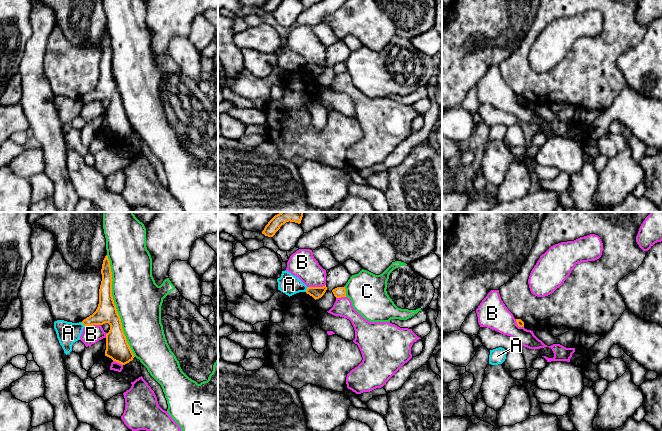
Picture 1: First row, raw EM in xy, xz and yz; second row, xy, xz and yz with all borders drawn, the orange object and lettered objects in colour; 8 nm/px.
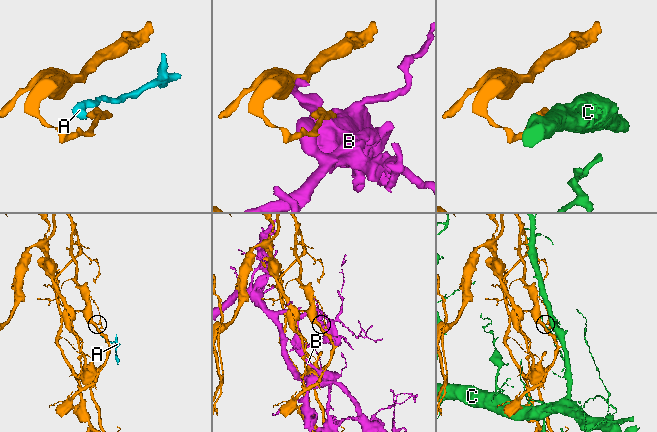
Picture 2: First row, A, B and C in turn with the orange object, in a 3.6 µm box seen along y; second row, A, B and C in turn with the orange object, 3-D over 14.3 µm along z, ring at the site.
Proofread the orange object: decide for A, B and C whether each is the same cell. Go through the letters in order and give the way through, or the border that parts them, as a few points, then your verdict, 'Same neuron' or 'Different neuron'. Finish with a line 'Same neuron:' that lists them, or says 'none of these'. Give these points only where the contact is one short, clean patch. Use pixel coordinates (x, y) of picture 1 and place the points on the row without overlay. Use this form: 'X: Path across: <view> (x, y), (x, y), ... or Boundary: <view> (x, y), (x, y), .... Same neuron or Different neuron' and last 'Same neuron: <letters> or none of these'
A: Boundary: xy (81, 98), (84, 102). Different neuron
B: Different neuron
C: Different neuron
Same neuron: none of these

